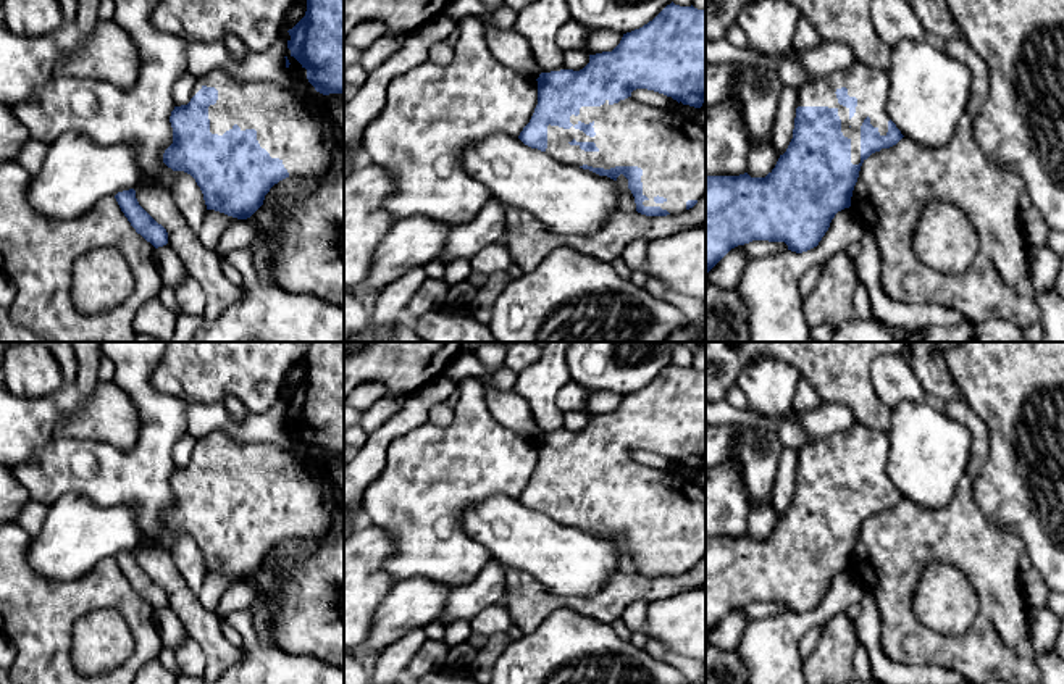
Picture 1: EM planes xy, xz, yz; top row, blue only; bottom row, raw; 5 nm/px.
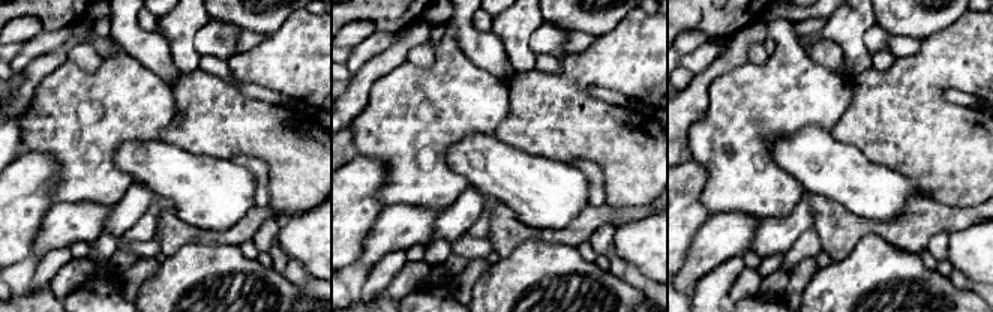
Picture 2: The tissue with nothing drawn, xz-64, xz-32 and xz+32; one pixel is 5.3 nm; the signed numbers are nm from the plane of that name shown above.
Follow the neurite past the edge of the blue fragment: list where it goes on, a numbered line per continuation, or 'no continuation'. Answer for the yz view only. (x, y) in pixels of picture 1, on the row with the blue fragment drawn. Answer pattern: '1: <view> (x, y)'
1: yz (869, 86)

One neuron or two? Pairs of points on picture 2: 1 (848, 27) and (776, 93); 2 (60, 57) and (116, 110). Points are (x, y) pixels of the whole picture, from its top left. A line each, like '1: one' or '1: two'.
1: two
2: two

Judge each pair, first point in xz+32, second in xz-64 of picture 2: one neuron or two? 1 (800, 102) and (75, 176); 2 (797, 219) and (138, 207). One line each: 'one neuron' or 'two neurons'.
1: one neuron
2: one neuron

